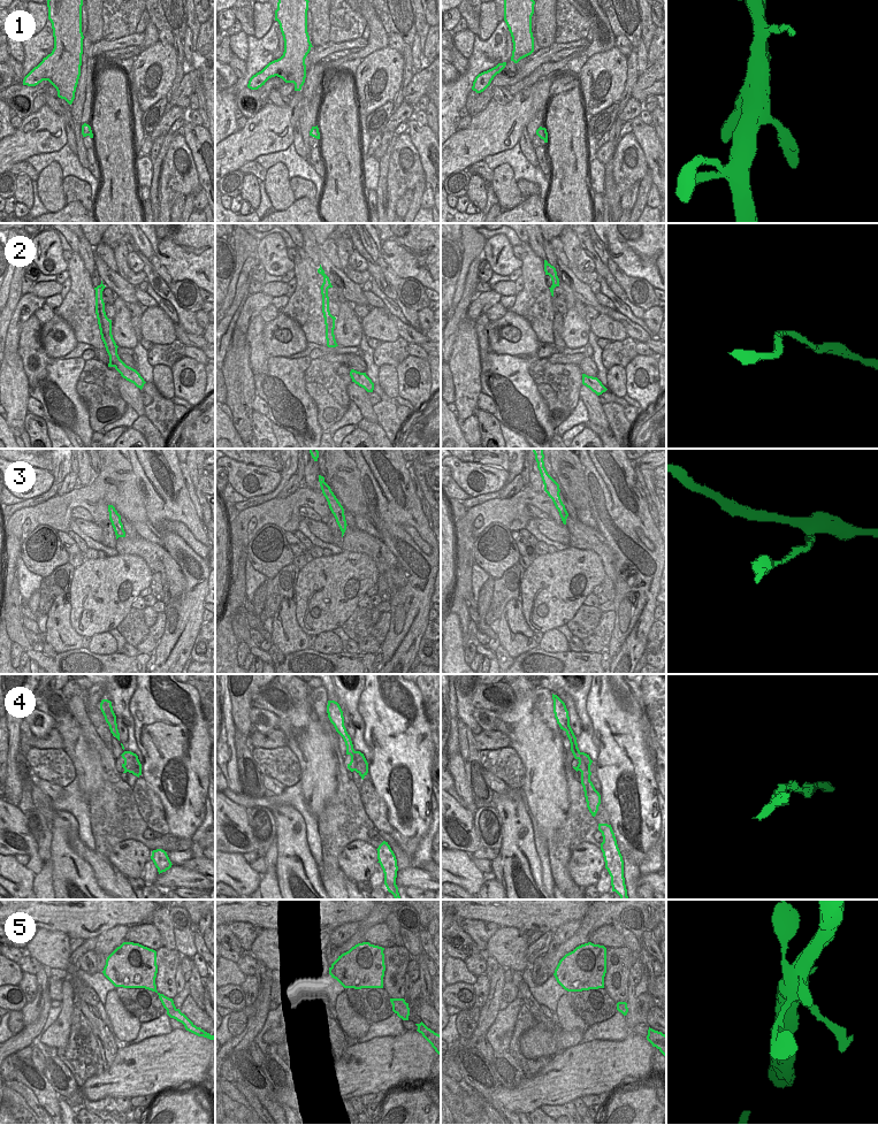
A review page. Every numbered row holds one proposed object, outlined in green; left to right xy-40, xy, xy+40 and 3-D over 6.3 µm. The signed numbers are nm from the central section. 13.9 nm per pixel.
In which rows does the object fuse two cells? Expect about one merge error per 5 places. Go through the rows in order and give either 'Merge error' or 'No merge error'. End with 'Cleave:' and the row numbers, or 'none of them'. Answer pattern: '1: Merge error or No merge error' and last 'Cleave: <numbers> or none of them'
1: No merge error
2: No merge error
3: No merge error
4: No merge error
5: Merge error
Cleave: 5.

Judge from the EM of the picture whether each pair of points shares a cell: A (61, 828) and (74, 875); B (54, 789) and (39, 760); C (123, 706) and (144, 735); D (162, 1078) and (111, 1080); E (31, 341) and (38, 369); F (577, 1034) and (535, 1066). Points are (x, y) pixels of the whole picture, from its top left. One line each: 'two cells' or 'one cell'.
A: one cell
B: two cells
C: two cells
D: one cell
E: one cell
F: two cells

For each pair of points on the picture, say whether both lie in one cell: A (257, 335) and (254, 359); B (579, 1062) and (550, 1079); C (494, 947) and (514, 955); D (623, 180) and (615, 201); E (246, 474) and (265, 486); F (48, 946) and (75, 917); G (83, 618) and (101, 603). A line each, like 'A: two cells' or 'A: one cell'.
A: one cell
B: one cell
C: one cell
D: two cells
E: one cell
F: two cells
G: one cell

